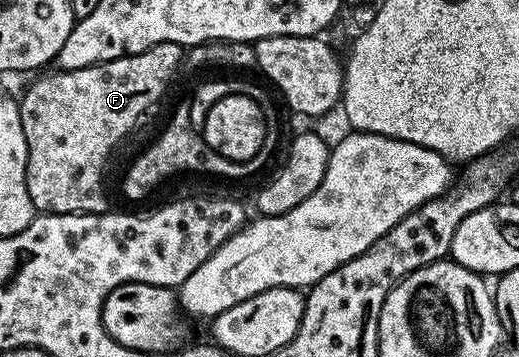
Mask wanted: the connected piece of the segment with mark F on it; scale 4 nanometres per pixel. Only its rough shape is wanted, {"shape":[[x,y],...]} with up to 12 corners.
{"shape":[[182,46],[53,71],[19,97],[38,214],[104,213],[109,152]]}

